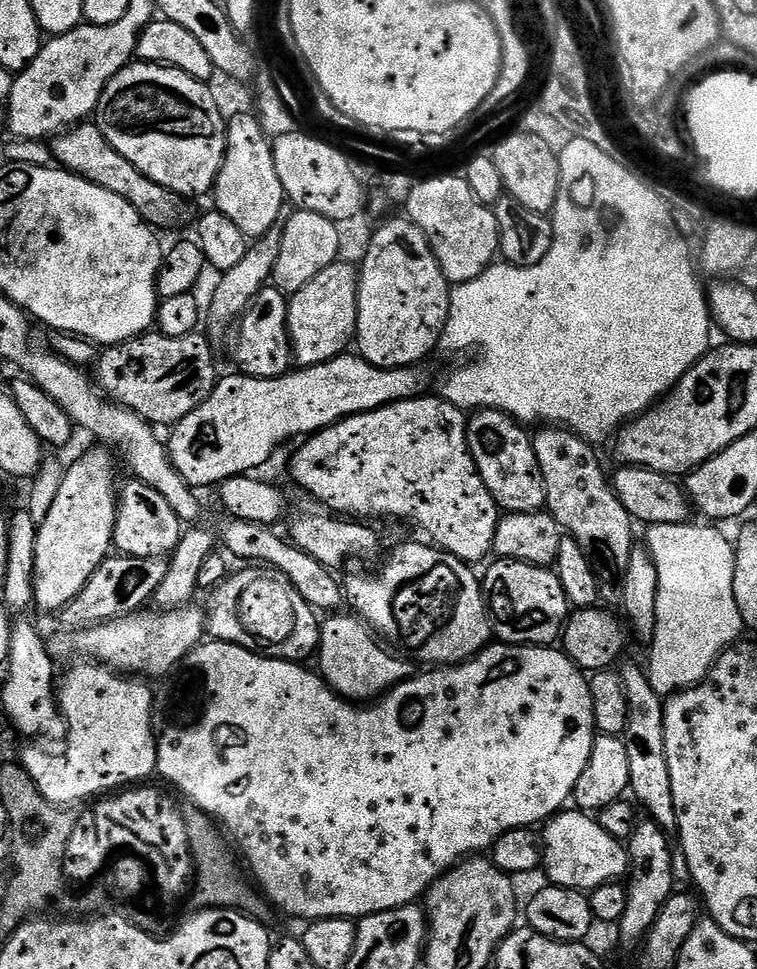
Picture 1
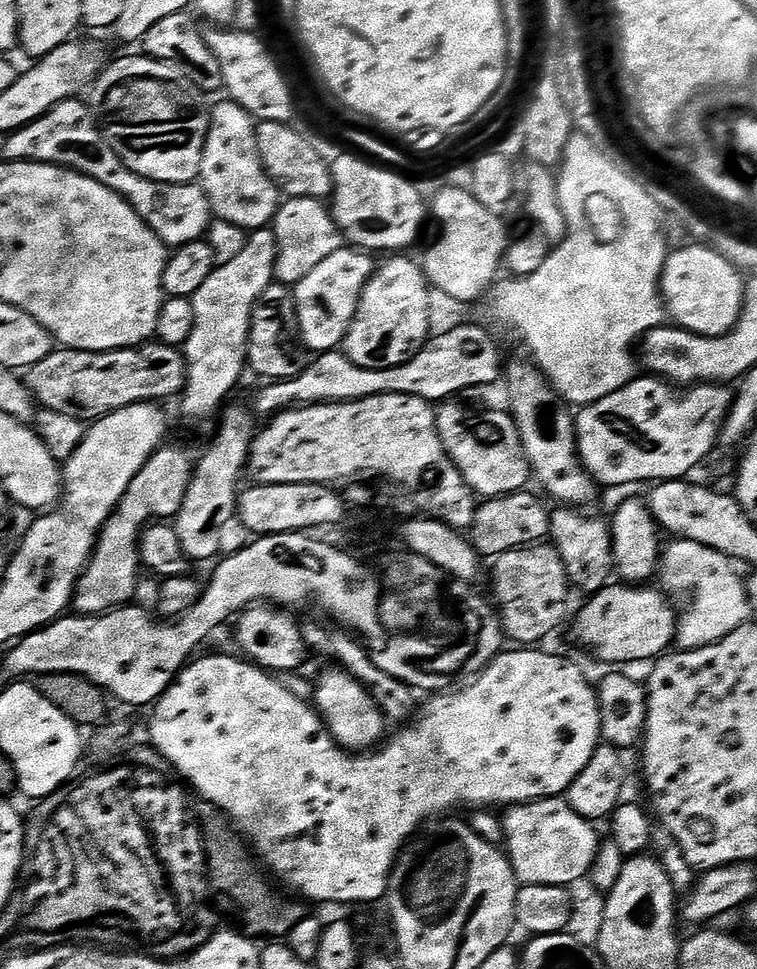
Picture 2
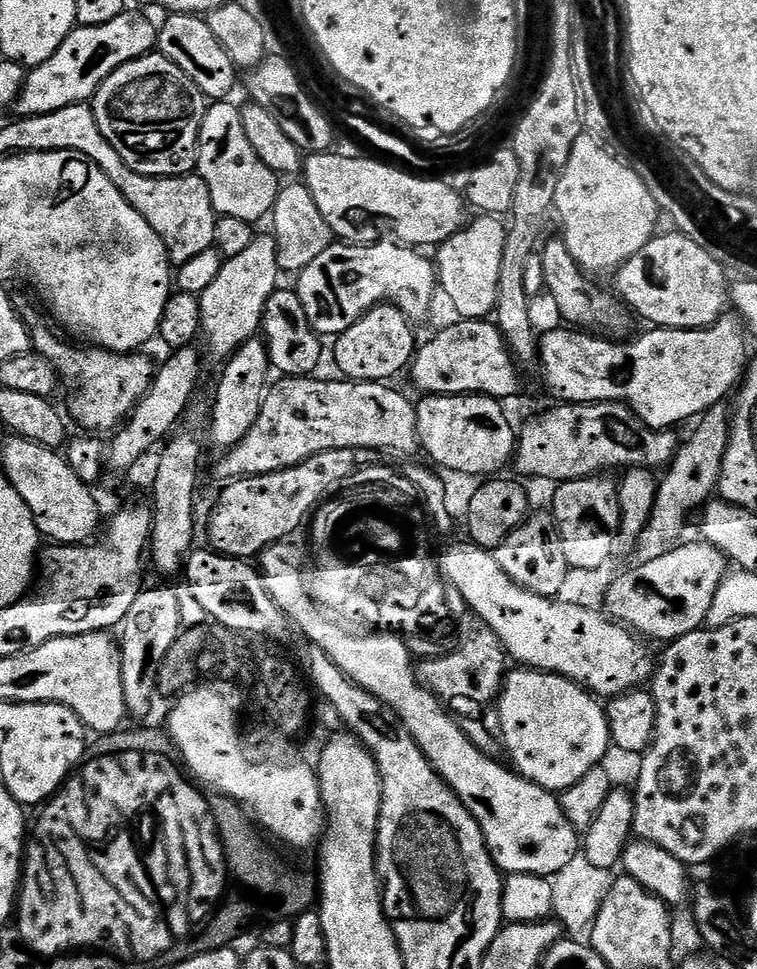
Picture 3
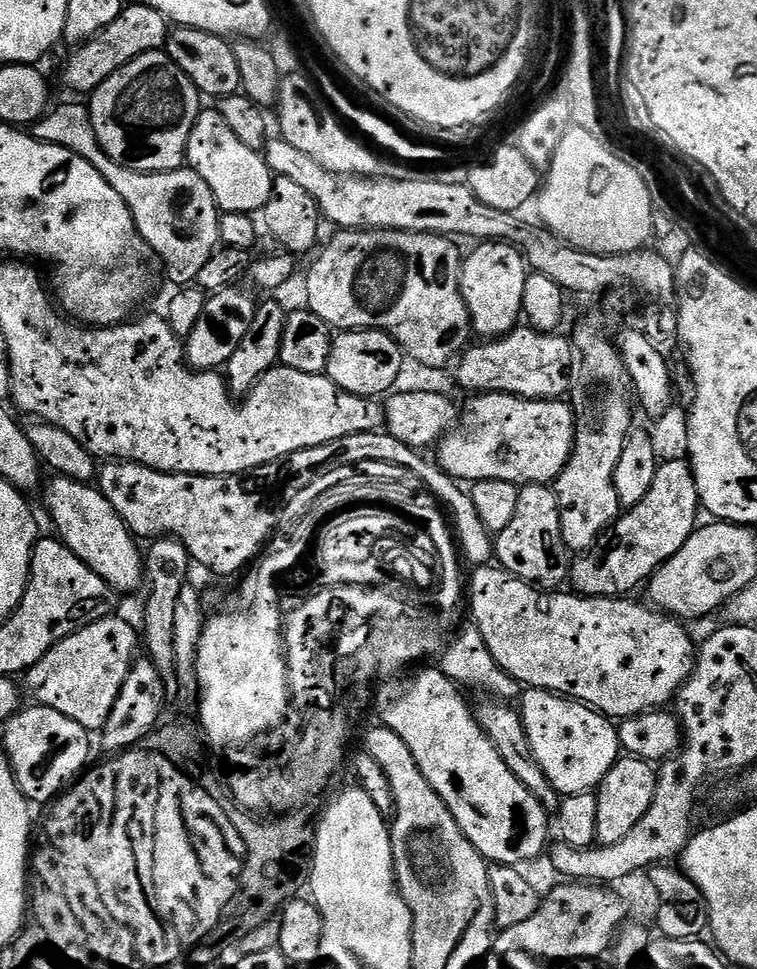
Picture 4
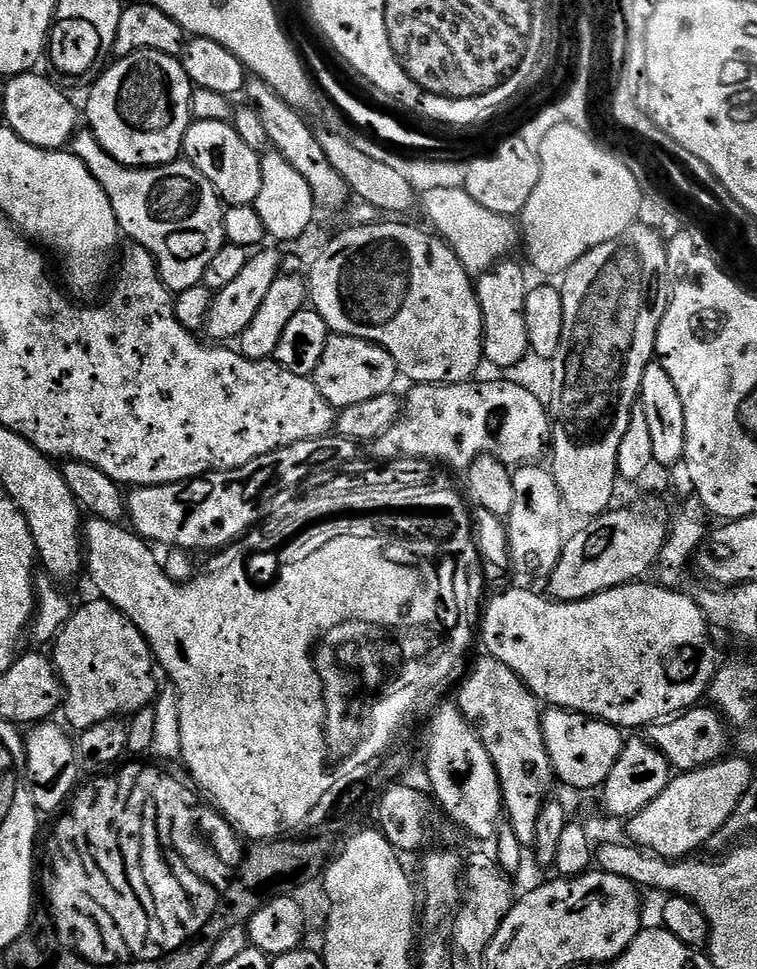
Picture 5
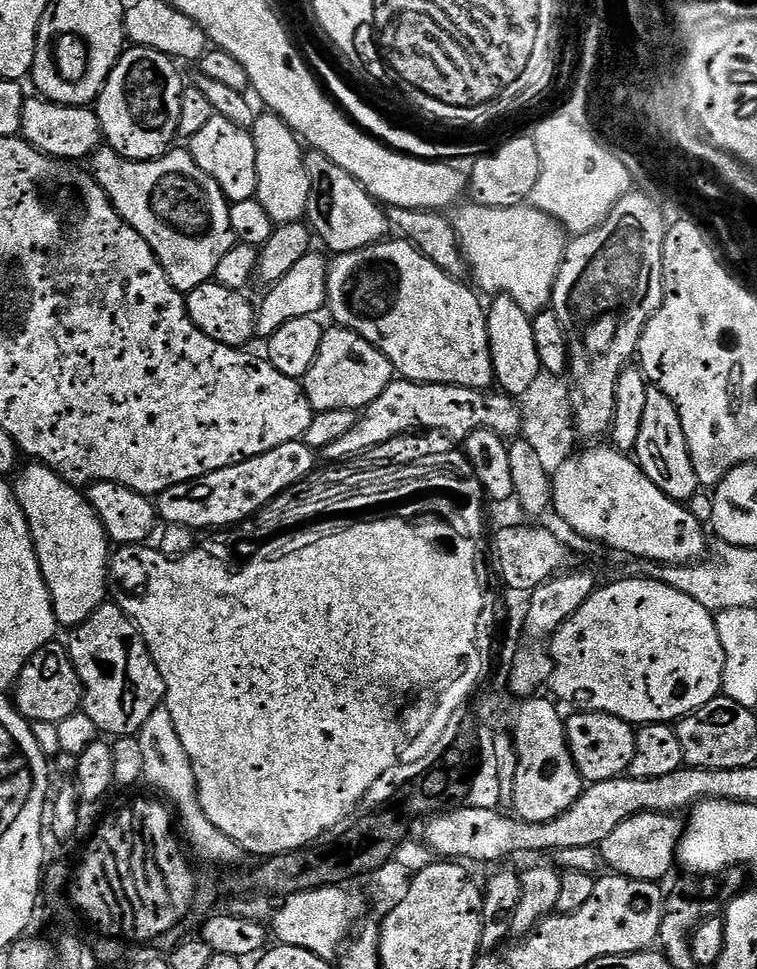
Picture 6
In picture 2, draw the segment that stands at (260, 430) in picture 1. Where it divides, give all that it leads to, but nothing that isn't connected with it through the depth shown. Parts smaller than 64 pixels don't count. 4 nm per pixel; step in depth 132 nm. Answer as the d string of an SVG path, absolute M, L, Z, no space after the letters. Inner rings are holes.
M460 324L457 328L442 333L441 336L433 335L425 344L424 349L410 362L406 362L402 366L390 366L386 370L370 370L358 366L354 362L350 362L350 358L340 350L319 353L302 374L298 374L292 380L278 380L264 386L268 388L262 389L257 394L254 408L261 417L264 415L264 418L268 418L293 406L345 404L351 400L361 400L378 394L406 394L429 402L443 402L457 394L464 394L460 392L466 391L467 388L476 388L479 384L492 384L495 380L499 381L501 376L502 360L500 364L500 348L496 345L495 338L486 329L479 328L476 324ZM161 446L146 466L130 482L120 505L112 512L112 517L104 523L100 537L96 539L96 548L87 568L80 574L76 584L74 608L82 616L100 616L103 612L112 612L125 607L136 592L136 579L142 573L140 563L140 536L153 522L168 522L178 514L186 498L188 483L192 481L194 456L184 448Z

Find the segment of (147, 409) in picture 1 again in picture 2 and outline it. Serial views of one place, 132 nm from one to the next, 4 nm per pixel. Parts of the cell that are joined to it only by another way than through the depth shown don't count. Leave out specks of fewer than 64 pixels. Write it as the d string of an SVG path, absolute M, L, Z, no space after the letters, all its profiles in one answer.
M159 342L141 344L138 348L119 348L113 352L75 352L73 348L60 348L42 358L42 362L30 366L22 376L25 386L32 391L32 397L41 409L70 414L70 418L85 422L101 420L106 414L126 406L165 402L171 396L179 397L186 378L187 365L183 351Z

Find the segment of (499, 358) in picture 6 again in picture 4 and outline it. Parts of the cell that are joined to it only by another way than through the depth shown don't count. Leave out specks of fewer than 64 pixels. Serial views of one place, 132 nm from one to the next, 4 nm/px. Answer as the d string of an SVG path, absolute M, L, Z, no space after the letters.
M480 242L472 253L463 257L460 266L460 293L468 307L468 319L473 333L480 338L499 338L508 335L521 323L524 307L522 293L530 269L524 255L516 248L499 242Z

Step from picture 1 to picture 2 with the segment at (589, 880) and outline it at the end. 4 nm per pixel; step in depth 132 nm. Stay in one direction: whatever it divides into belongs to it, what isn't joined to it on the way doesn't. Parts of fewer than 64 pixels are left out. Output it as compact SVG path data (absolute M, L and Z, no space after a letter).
M545 798L534 800L531 804L513 804L502 816L504 825L504 843L506 855L512 861L512 869L517 881L525 884L545 884L563 888L574 882L585 879L591 873L592 863L596 852L600 848L601 837L596 837L593 821L582 818L568 805L564 798Z

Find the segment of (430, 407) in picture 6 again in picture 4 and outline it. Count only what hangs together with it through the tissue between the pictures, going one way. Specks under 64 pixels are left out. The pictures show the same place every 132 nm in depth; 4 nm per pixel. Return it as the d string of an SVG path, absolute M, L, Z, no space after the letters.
M505 392L473 395L464 408L462 404L458 423L438 442L435 459L442 470L461 482L497 480L517 486L551 485L564 472L576 433L573 409L564 402L560 398L527 400Z

